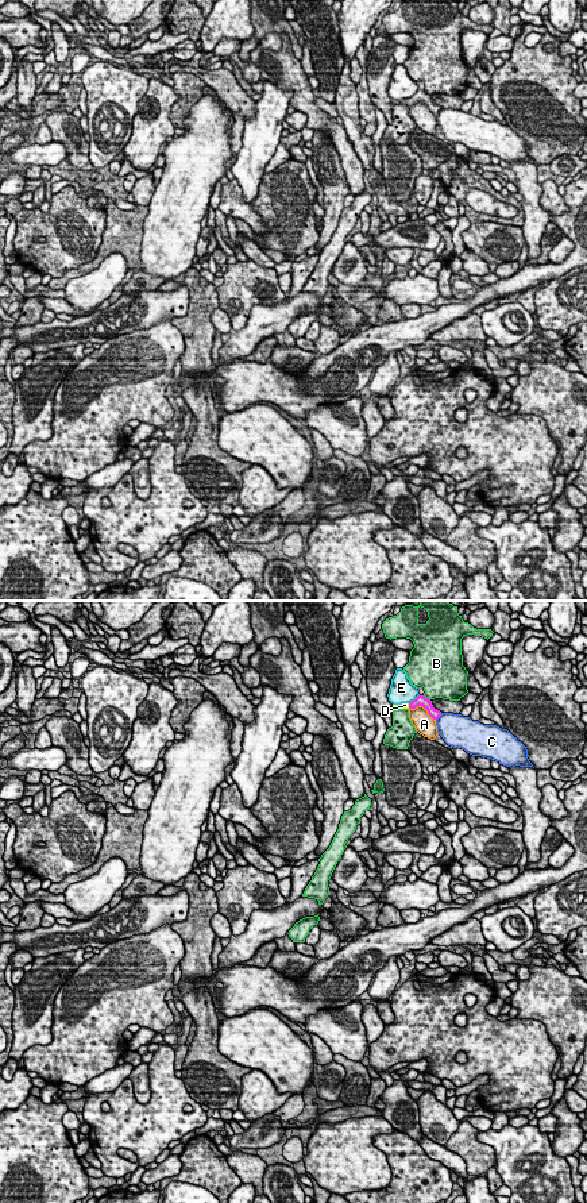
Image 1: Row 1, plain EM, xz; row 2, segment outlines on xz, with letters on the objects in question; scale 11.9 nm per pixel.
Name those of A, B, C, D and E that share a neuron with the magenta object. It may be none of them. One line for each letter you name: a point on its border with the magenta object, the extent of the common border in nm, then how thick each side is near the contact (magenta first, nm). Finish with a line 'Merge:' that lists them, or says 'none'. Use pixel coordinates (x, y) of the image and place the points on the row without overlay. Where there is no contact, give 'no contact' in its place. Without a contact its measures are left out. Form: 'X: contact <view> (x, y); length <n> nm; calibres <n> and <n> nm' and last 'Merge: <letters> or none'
D: contact xz (409, 101); length 70 nm; calibres 130 and 60 nm
Merge: D

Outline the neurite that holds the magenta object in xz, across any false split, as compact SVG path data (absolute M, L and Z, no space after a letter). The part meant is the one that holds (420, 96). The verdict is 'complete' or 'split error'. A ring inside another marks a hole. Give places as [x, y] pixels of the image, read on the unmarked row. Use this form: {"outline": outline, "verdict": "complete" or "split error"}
{"outline": "M418 90L410 99L393 100L393 105L397 105L397 104L416 104L418 101L422 101L424 104L426 104L428 105L428 109L433 115L437 115L441 111L441 107L437 105L437 104L435 104L433 100L432 100L432 96L428 95L425 90Z", "verdict": "split error"}

